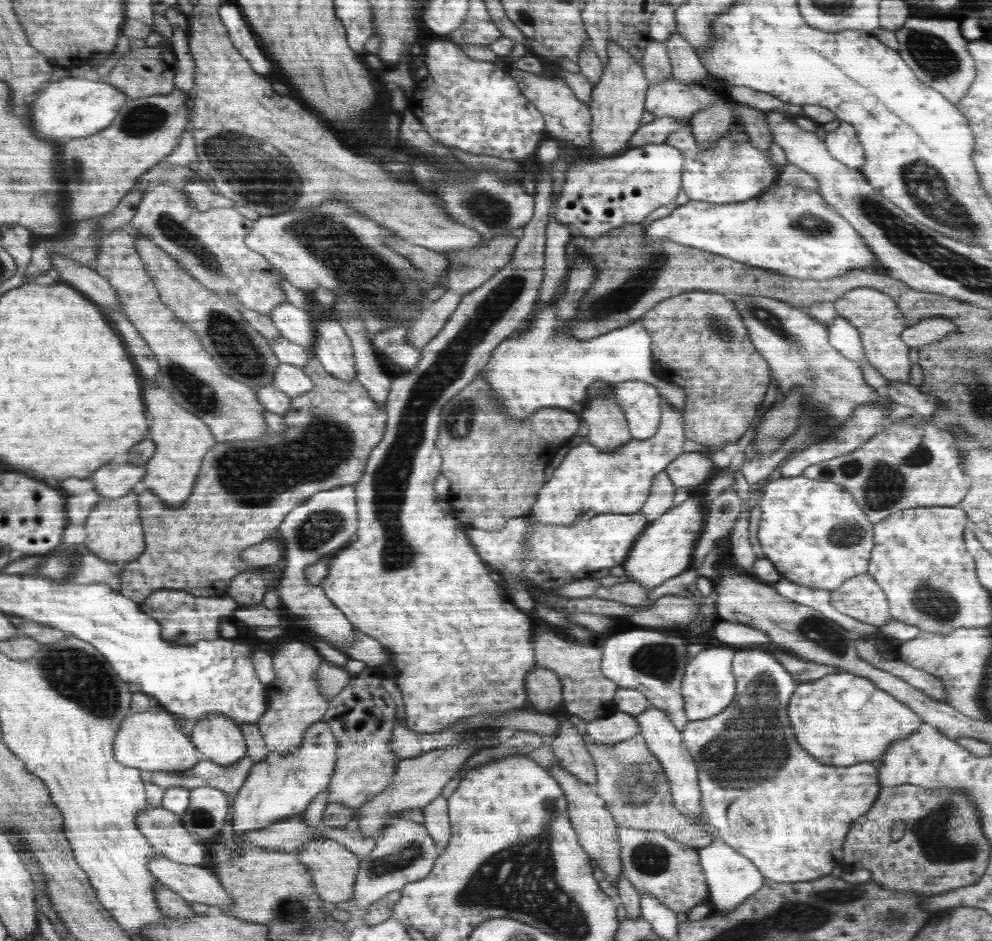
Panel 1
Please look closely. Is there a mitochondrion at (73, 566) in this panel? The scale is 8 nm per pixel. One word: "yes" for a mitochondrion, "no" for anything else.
yes

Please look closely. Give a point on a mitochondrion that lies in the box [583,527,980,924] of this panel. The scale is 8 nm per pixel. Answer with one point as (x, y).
(750, 750)

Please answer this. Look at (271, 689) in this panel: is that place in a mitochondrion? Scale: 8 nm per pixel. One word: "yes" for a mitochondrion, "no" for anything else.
no

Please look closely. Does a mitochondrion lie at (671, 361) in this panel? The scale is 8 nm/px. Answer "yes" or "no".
no

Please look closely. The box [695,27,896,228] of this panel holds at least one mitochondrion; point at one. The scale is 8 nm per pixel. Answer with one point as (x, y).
(736, 146)

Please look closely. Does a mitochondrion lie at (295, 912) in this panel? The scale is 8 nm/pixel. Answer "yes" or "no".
yes

